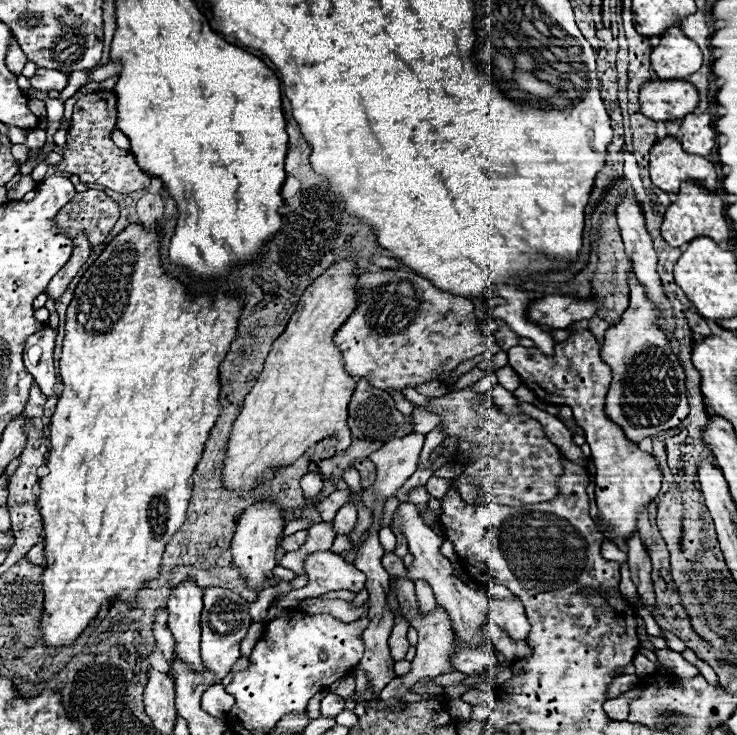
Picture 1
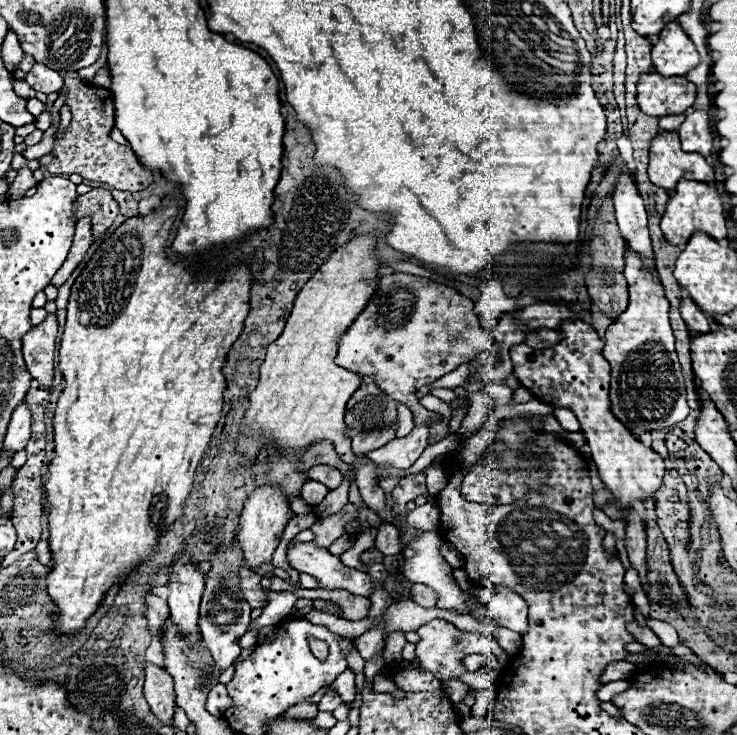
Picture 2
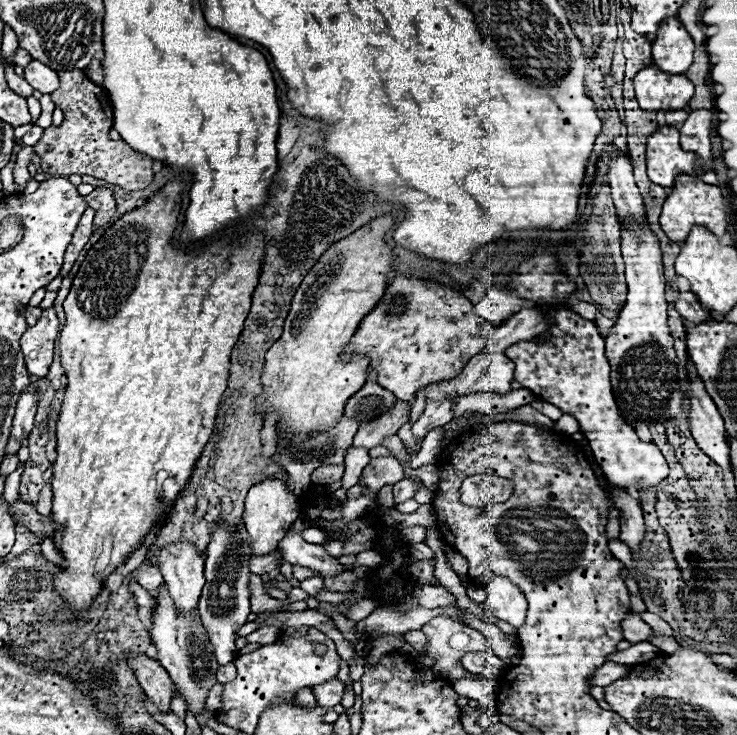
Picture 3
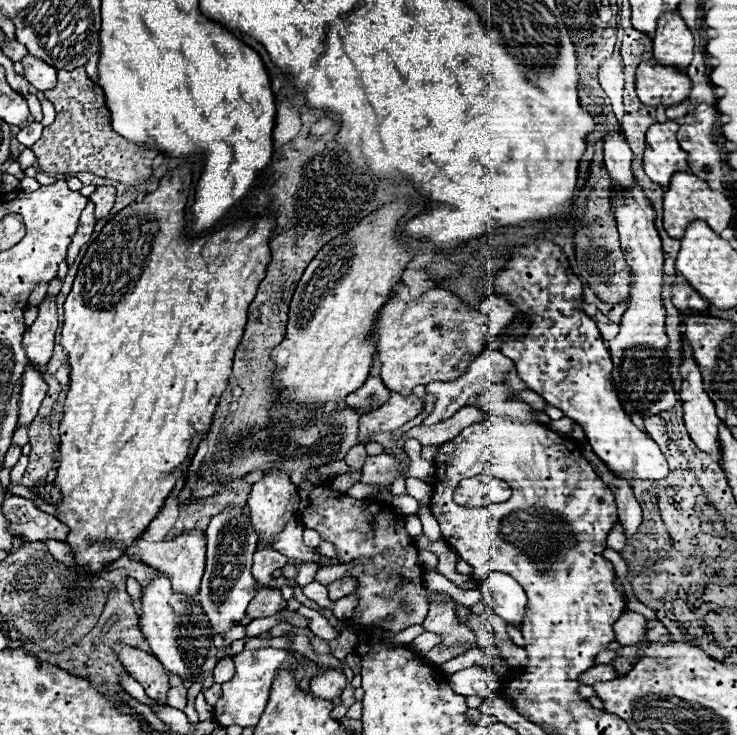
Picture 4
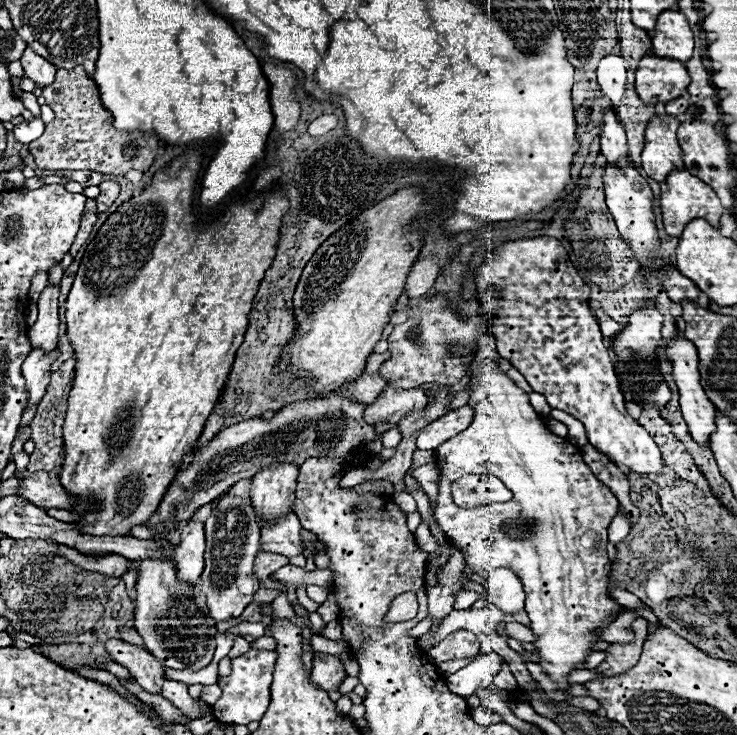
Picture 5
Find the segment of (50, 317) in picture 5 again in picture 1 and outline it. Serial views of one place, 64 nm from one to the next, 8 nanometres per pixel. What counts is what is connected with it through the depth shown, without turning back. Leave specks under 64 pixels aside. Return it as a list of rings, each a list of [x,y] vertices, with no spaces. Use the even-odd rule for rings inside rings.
[[[46,324],[44,330],[38,330],[36,334],[28,336],[24,346],[24,364],[46,396],[54,394],[56,384],[54,342],[56,342],[56,330],[52,330]]]

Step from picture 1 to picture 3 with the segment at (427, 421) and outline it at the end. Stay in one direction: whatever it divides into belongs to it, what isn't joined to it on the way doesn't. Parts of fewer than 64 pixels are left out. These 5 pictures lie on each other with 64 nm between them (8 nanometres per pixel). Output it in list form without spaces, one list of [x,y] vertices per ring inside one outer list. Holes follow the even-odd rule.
[[[396,276],[394,280],[390,280],[386,294],[378,302],[378,306],[370,312],[370,316],[362,320],[358,332],[348,344],[344,358],[350,358],[350,354],[368,354],[370,368],[378,370],[378,382],[386,390],[390,390],[398,400],[414,402],[414,394],[418,388],[458,376],[468,364],[468,360],[472,356],[478,356],[486,348],[492,332],[494,328],[482,316],[474,314],[474,306],[460,292],[454,292],[442,284]]]

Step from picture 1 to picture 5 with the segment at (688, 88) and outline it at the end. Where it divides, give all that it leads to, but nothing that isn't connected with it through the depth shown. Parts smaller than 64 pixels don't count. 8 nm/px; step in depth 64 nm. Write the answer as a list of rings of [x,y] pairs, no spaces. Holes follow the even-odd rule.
[[[646,54],[636,70],[636,92],[644,102],[670,102],[682,94],[690,84],[688,70],[682,62]]]

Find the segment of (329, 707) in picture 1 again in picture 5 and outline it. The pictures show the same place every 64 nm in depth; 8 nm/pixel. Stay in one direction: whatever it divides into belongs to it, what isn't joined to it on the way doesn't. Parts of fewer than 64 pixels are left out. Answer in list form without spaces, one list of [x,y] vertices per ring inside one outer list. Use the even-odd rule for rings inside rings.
[[[322,654],[320,658],[312,658],[312,682],[322,690],[338,690],[342,678],[346,676],[342,662],[332,654]]]

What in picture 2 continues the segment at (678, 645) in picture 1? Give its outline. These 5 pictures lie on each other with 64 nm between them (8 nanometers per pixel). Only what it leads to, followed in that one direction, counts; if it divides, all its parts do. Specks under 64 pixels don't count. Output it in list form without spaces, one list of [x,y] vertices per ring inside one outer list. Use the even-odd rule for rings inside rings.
[[[646,618],[646,624],[654,630],[654,634],[662,640],[664,646],[676,646],[678,644],[678,634],[670,624],[656,620],[656,618]]]

